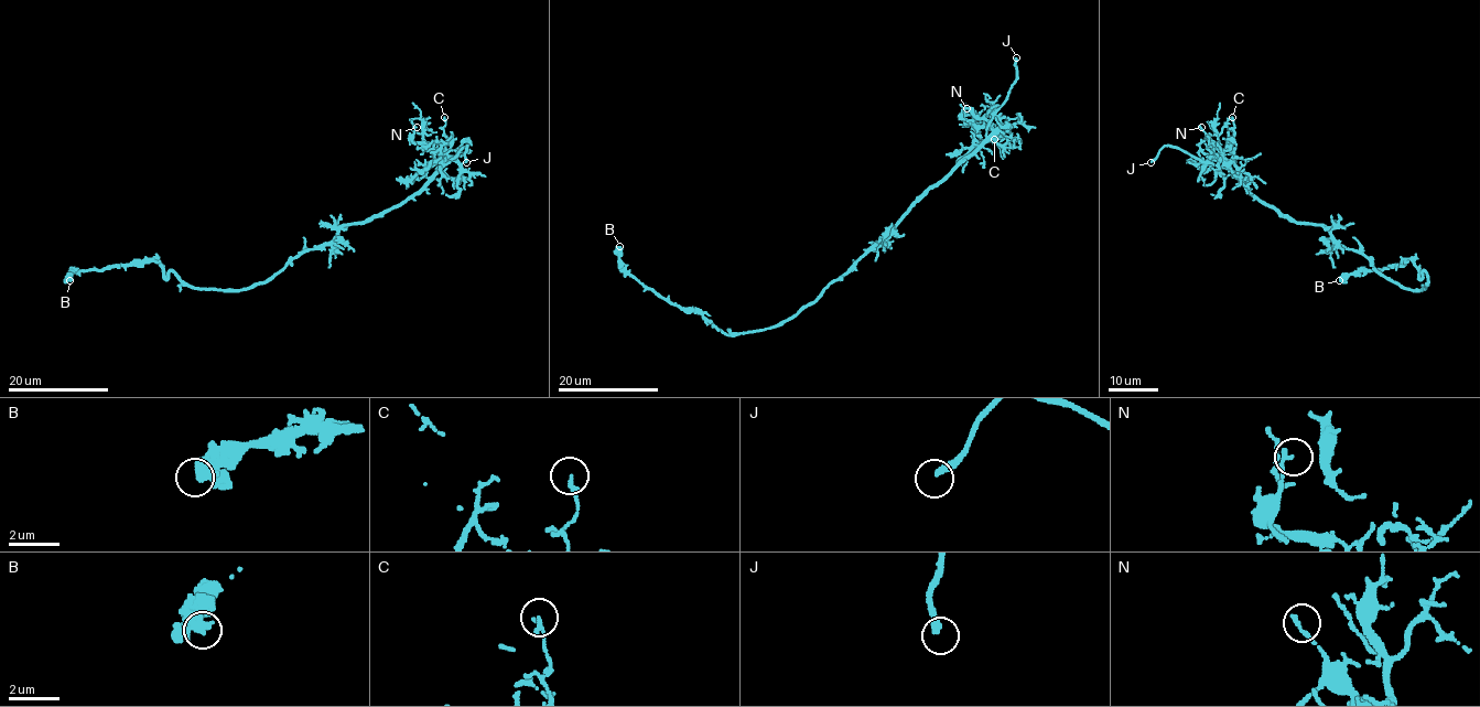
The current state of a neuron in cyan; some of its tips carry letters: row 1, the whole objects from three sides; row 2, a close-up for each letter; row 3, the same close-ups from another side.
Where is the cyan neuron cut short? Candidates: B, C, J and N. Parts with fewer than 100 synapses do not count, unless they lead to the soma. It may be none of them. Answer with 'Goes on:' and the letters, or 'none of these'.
Goes on: J

